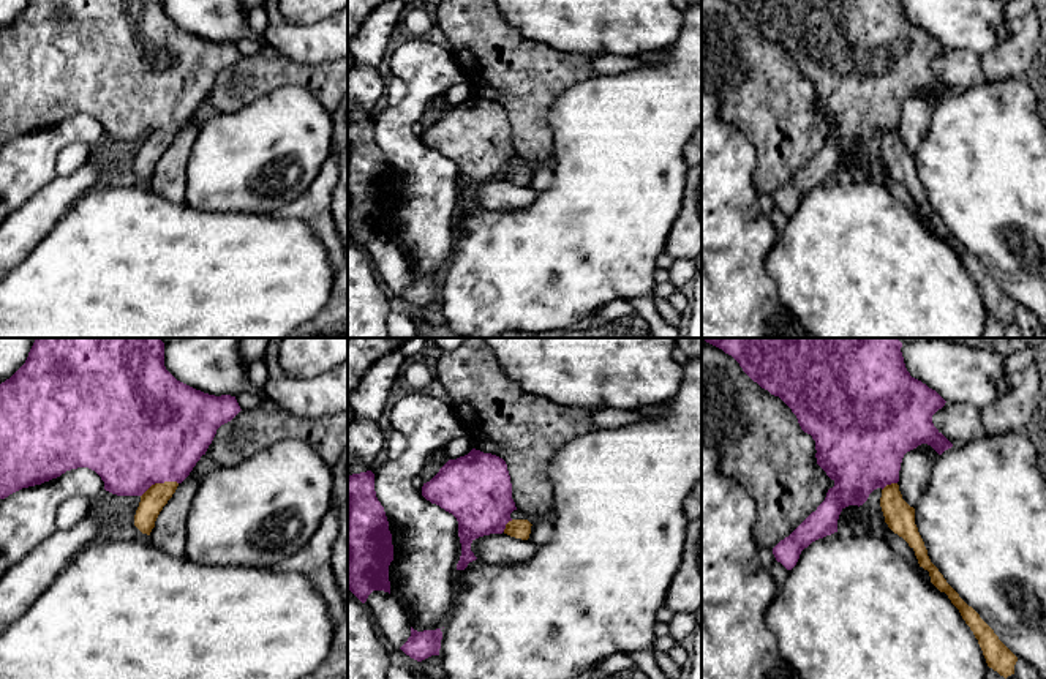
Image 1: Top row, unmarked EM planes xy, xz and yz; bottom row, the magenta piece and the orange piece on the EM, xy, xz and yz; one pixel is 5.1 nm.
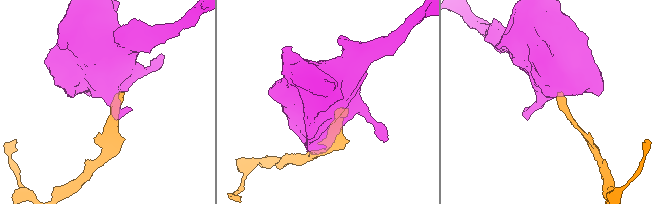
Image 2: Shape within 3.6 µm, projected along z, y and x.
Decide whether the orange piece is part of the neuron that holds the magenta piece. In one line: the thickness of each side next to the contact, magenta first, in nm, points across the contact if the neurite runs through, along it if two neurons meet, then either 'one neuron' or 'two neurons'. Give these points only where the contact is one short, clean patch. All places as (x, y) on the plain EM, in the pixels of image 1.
500/120 nm | across xy (154, 79), (154, 120), (158, 128), (155, 144) | one neuron

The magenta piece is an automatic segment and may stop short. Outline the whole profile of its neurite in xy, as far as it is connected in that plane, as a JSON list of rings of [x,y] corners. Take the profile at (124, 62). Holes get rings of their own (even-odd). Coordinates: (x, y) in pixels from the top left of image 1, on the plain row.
[[[28,0],[25,9],[9,25],[0,30],[0,145],[22,134],[57,125],[66,117],[88,114],[101,123],[106,137],[117,142],[141,144],[134,161],[134,172],[142,180],[150,182],[160,158],[172,144],[177,133],[190,122],[201,103],[205,101],[216,76],[231,68],[240,57],[235,43],[209,41],[177,27],[164,13],[164,0]]]

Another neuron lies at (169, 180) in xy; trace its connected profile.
[[[188,122],[179,129],[175,139],[160,158],[149,188],[161,197],[175,202],[185,202],[186,188],[186,163],[191,147],[198,137],[199,128],[194,122]]]

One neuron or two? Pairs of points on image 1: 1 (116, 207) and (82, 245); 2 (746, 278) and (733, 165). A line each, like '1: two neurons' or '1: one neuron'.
1: one neuron
2: one neuron

